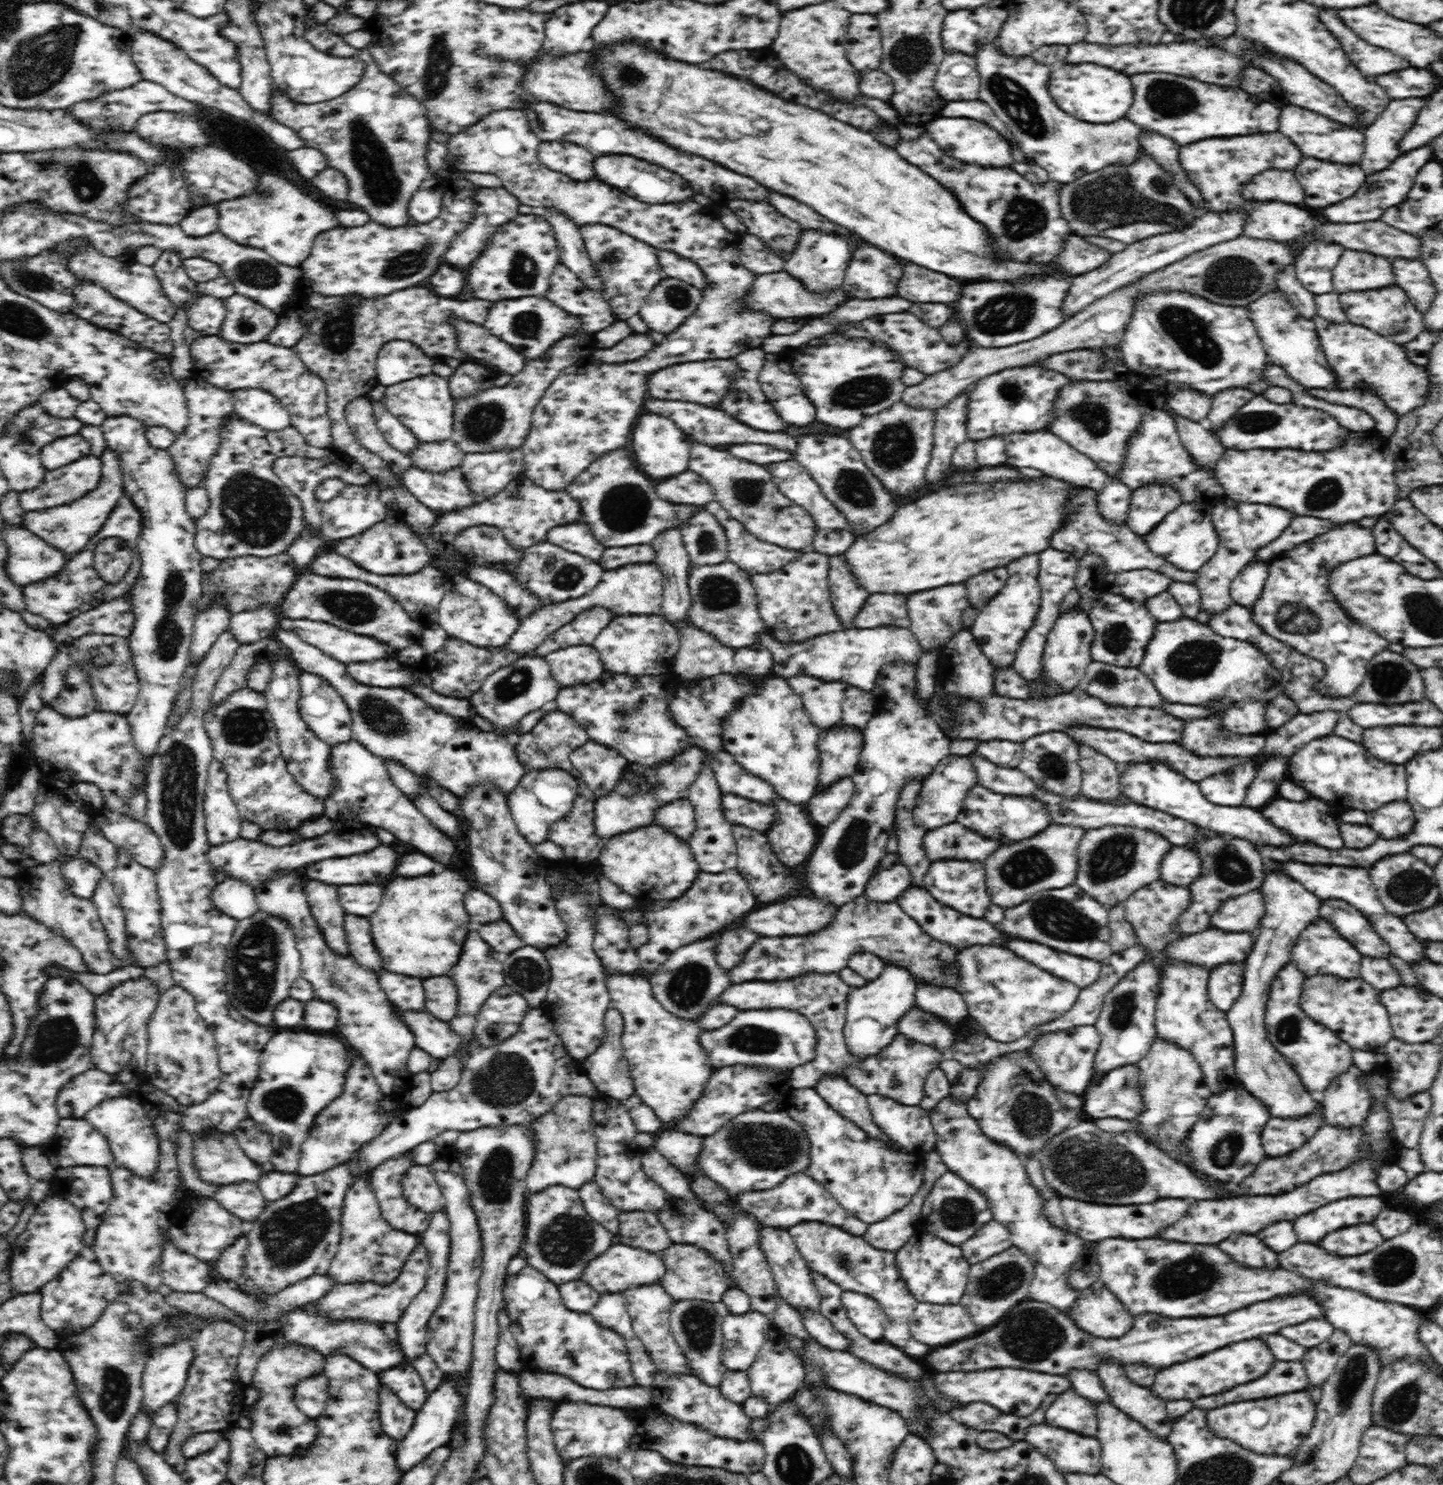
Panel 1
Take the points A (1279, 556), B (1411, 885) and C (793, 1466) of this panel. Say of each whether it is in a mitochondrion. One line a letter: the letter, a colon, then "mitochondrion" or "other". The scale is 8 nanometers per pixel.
A: other
B: mitochondrion
C: mitochondrion

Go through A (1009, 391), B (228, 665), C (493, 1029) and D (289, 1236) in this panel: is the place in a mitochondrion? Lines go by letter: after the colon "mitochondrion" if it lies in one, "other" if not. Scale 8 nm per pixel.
A: mitochondrion
B: other
C: mitochondrion
D: mitochondrion

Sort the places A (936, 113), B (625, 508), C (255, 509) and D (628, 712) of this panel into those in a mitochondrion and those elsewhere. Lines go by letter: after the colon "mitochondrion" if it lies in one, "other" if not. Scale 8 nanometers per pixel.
A: other
B: mitochondrion
C: mitochondrion
D: mitochondrion

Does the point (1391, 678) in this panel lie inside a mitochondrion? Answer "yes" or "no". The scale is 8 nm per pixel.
yes

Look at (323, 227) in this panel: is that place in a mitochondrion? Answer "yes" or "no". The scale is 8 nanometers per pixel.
no

